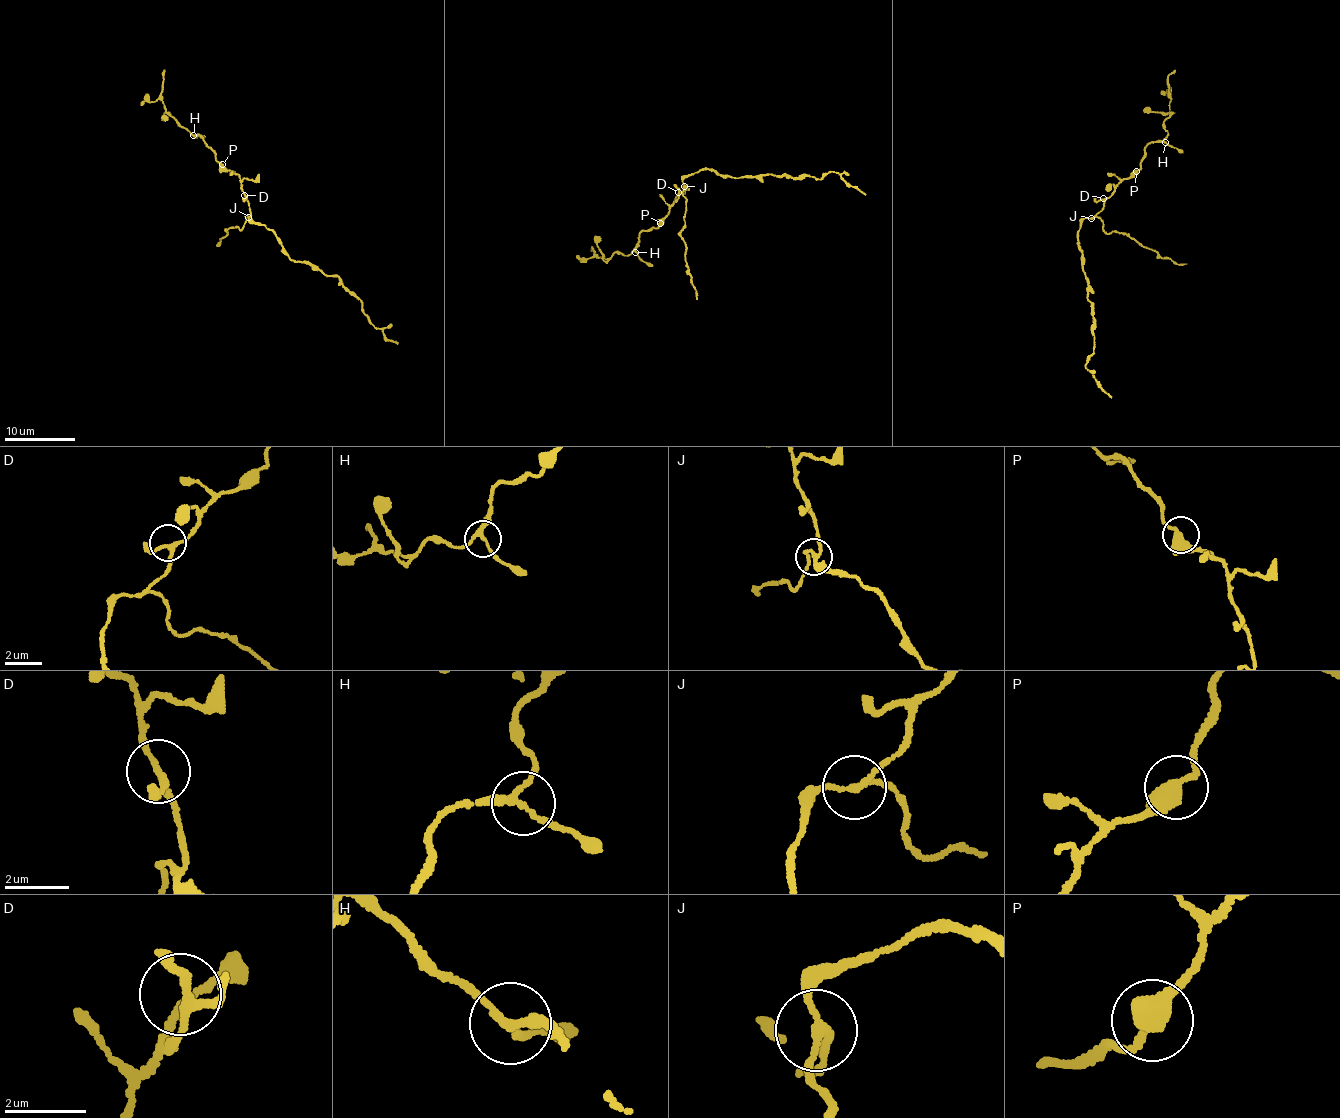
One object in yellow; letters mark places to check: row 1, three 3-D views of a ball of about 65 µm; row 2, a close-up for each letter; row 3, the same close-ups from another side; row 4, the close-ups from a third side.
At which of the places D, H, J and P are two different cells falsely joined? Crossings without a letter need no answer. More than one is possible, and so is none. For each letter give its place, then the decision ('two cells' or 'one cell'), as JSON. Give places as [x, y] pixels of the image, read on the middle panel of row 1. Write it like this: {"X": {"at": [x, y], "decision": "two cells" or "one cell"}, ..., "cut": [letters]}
{"D": {"at": [678, 192], "decision": "one cell"}, "H": {"at": [635, 252], "decision": "one cell"}, "J": {"at": [684, 186], "decision": "two cells"}, "P": {"at": [660, 223], "decision": "one cell"}, "cut": ["J"]}

